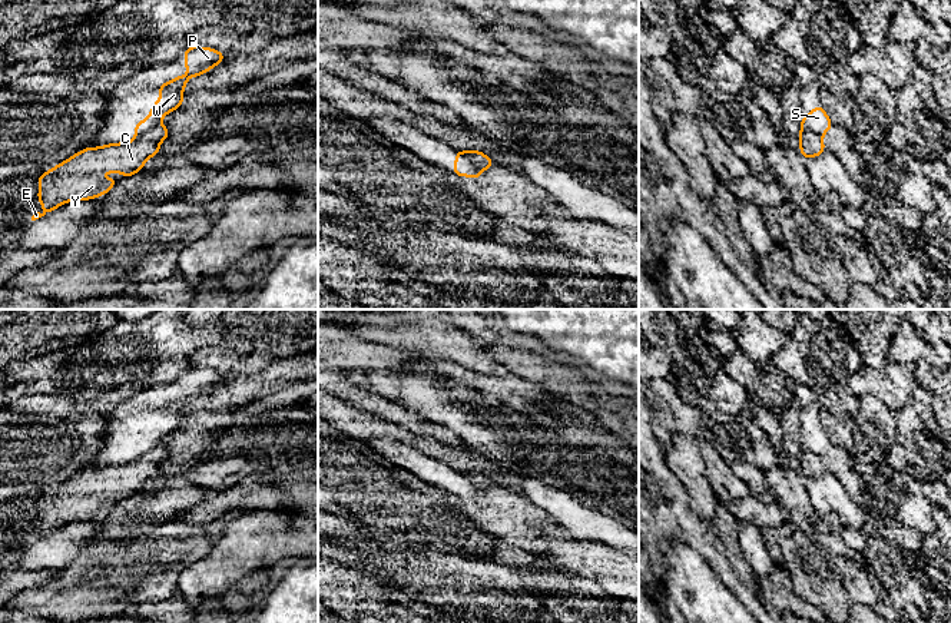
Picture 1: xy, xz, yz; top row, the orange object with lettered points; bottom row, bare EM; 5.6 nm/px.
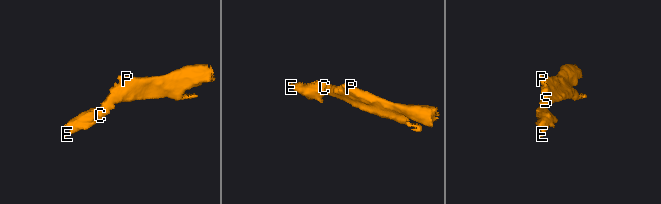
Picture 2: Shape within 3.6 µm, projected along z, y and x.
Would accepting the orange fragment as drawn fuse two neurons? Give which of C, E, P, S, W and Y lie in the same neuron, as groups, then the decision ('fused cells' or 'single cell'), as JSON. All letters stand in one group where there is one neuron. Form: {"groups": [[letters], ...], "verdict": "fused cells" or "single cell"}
{"groups": [["C", "E", "Y"], ["P", "S", "W"]], "verdict": "fused cells"}

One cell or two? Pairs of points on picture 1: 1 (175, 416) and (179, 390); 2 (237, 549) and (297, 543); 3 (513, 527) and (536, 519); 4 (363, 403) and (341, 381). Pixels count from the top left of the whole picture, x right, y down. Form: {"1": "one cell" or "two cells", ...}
{"1": "one cell", "2": "one cell", "3": "one cell", "4": "one cell"}

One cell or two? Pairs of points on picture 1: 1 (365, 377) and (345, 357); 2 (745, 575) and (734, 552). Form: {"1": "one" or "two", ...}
{"1": "two", "2": "one"}

